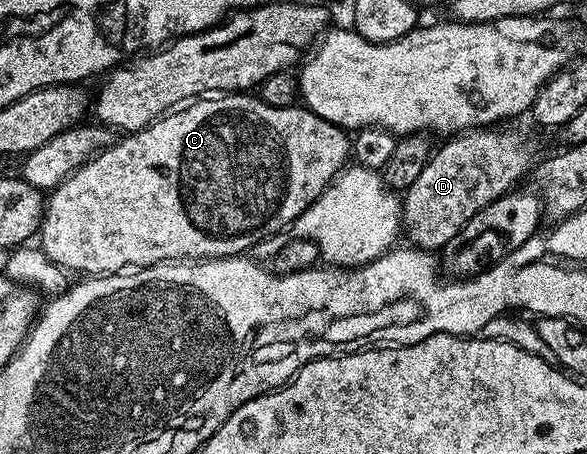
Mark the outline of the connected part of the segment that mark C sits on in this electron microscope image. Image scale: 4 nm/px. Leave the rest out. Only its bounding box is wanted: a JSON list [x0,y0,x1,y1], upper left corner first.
[40,92,352,276]

